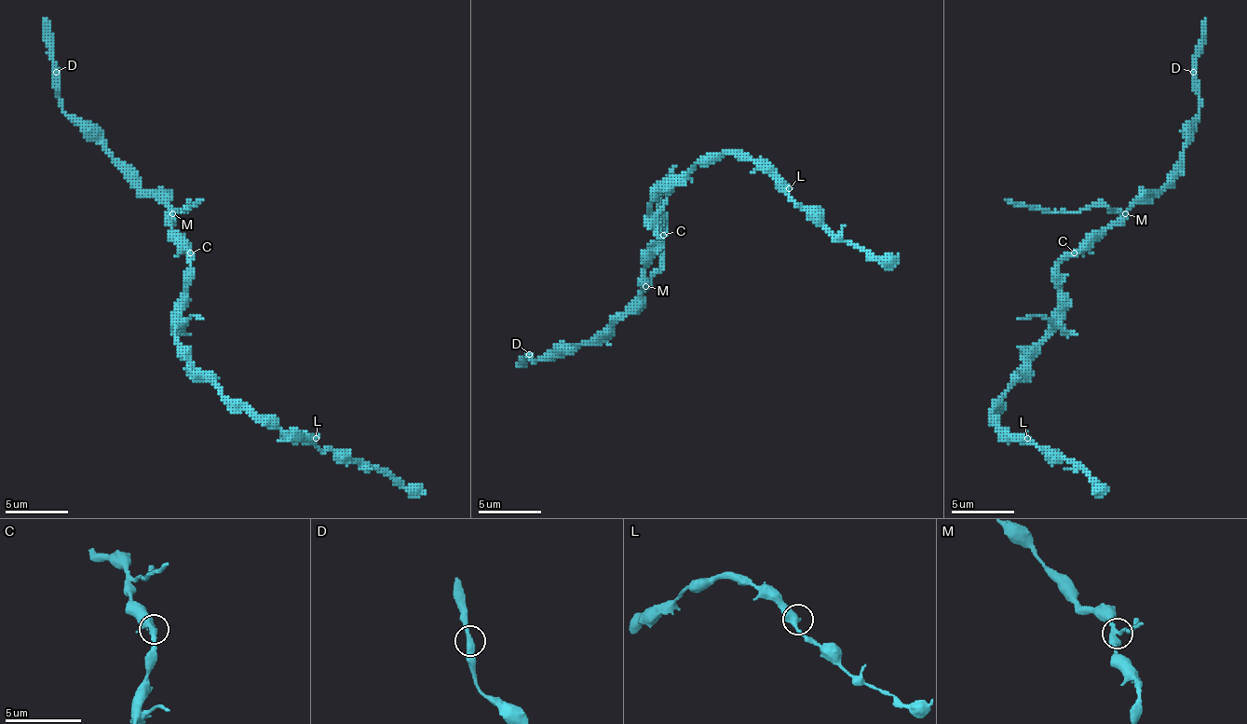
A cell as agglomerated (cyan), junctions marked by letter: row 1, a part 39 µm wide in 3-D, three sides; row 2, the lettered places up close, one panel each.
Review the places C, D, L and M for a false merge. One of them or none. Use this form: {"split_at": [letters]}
{"split_at": ["M"]}

